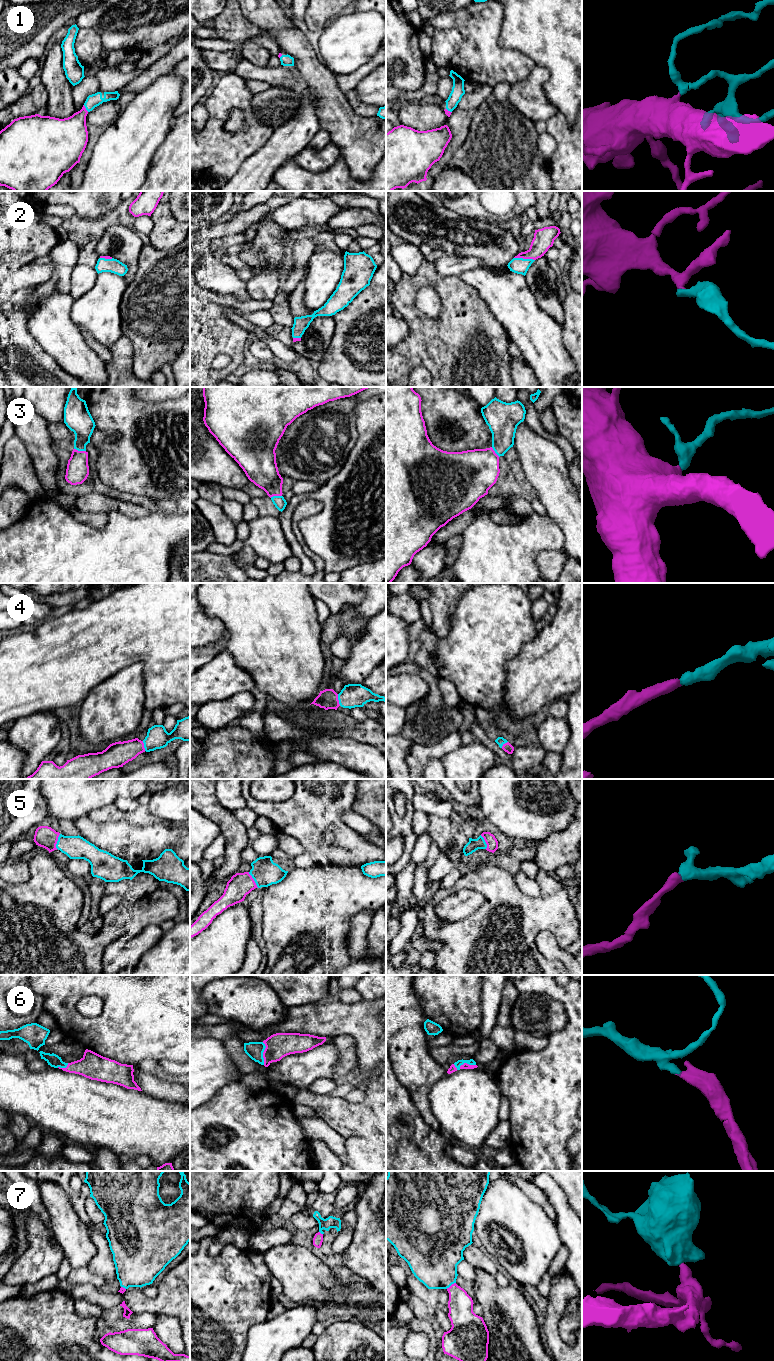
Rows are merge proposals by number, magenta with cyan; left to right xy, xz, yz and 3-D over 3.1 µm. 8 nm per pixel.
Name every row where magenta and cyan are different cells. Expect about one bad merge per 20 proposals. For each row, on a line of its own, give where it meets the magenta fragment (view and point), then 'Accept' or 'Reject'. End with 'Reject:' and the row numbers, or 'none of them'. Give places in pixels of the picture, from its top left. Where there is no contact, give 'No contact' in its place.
1: Touches magenta at xy (85, 108). Accept
2: Touches magenta at yz (524, 258). Accept
3: Touches magenta at xy (80, 451). Accept
4: Touches magenta at xz (338, 700). Accept
5: Touches magenta at xz (253, 880). Accept
6: Touches magenta at xz (263, 1053). Accept
7: Touches magenta at yz (451, 1285). Accept
Reject: none of them

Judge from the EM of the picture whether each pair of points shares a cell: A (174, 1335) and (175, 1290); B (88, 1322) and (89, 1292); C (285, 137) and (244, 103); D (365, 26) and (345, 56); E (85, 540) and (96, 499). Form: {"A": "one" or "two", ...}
{"A": "two", "B": "two", "C": "two", "D": "one", "E": "two"}

